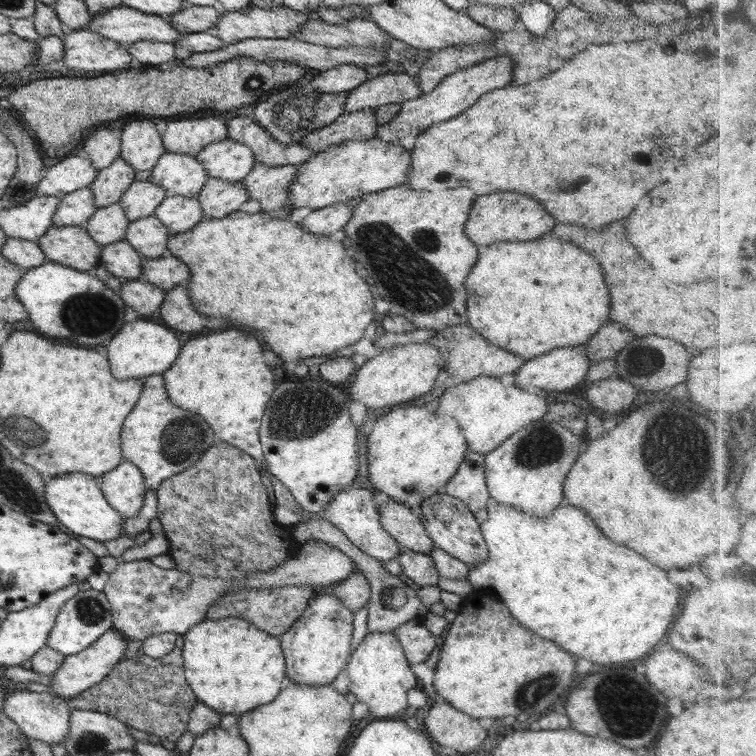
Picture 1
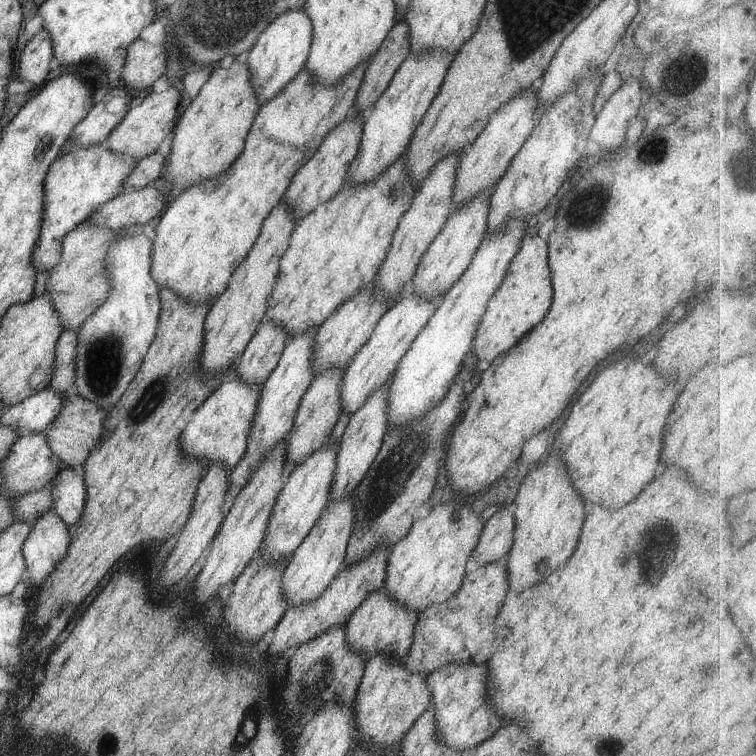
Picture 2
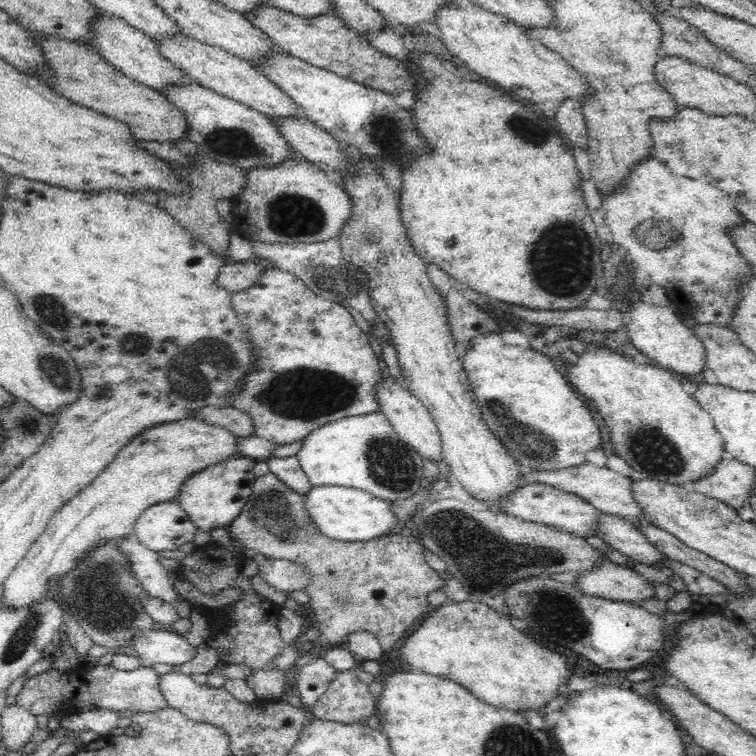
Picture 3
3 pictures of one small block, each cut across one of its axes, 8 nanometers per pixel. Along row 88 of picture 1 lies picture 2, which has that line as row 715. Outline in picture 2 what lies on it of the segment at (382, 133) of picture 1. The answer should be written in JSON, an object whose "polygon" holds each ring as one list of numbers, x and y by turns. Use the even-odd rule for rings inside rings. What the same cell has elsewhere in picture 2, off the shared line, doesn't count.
{"polygon":[[450,663,425,678,435,713,435,737,457,751,476,748,506,722,491,709,487,692,487,667,474,663]]}

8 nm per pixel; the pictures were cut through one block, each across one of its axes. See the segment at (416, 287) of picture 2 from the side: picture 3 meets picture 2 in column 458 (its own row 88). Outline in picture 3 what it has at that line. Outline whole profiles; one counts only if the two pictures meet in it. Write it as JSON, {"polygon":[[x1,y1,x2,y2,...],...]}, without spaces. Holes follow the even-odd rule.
{"polygon":[[184,33,164,35,159,39,152,38,162,56,175,64,184,74,196,84,209,88,226,98,238,101,268,118,307,118,302,109,293,100,272,84,261,70,254,68,251,63,239,56,231,55,220,47,204,44]]}

